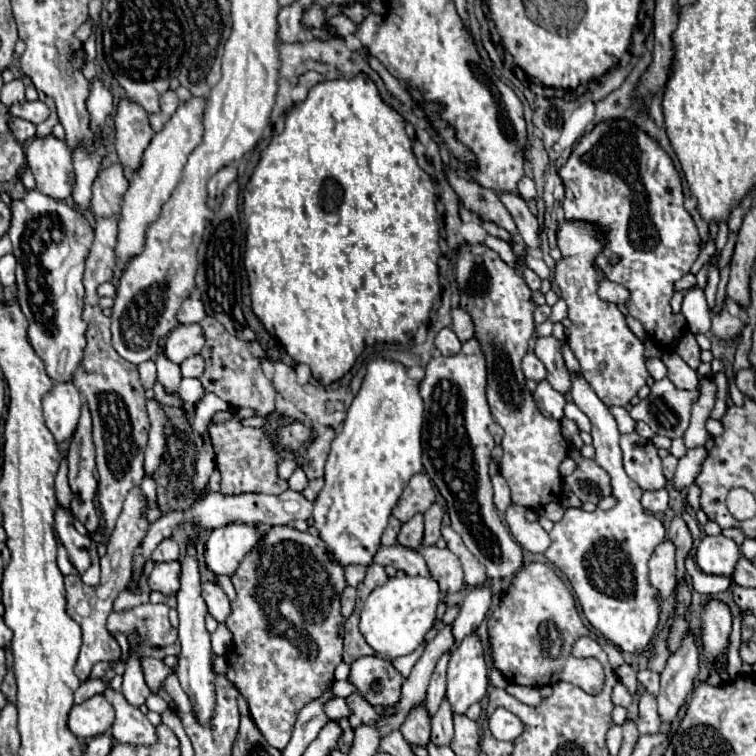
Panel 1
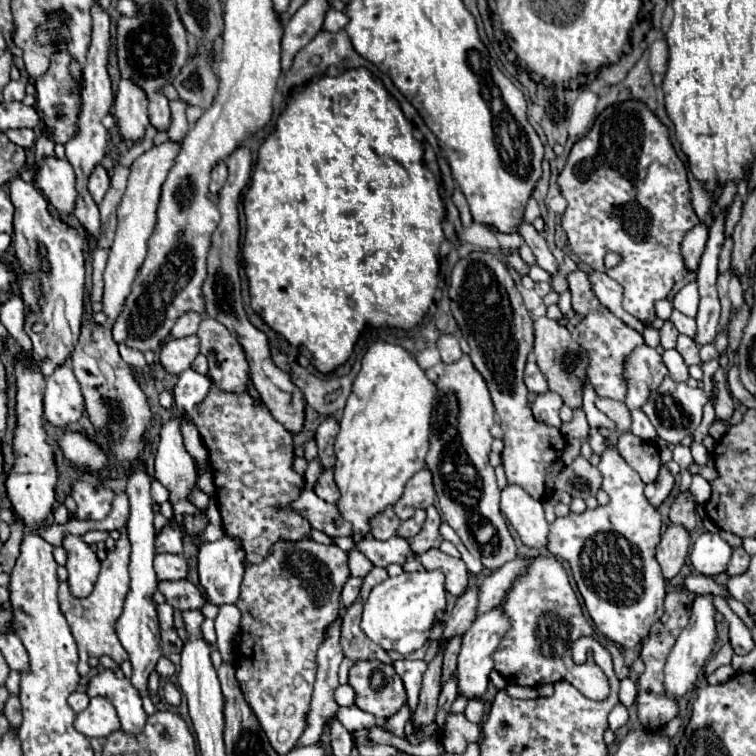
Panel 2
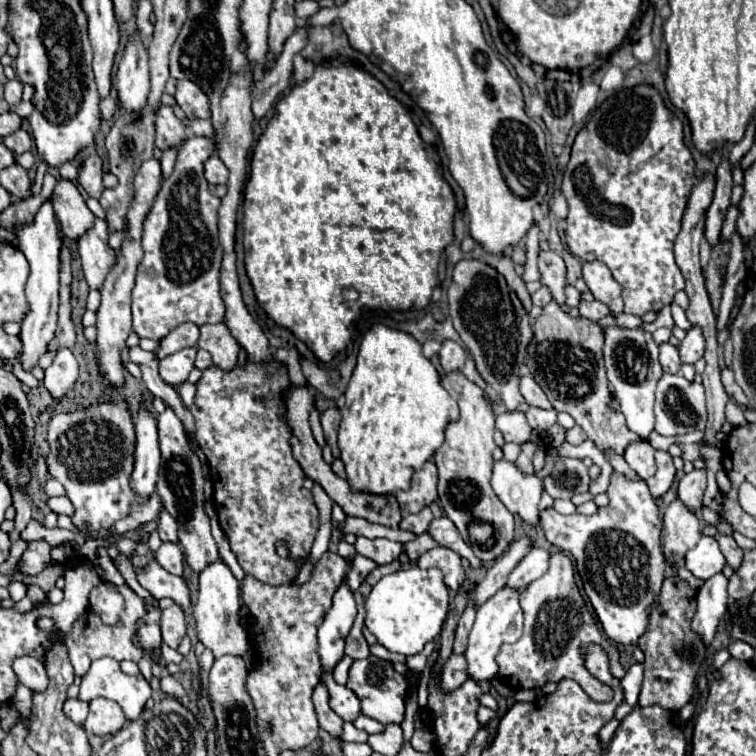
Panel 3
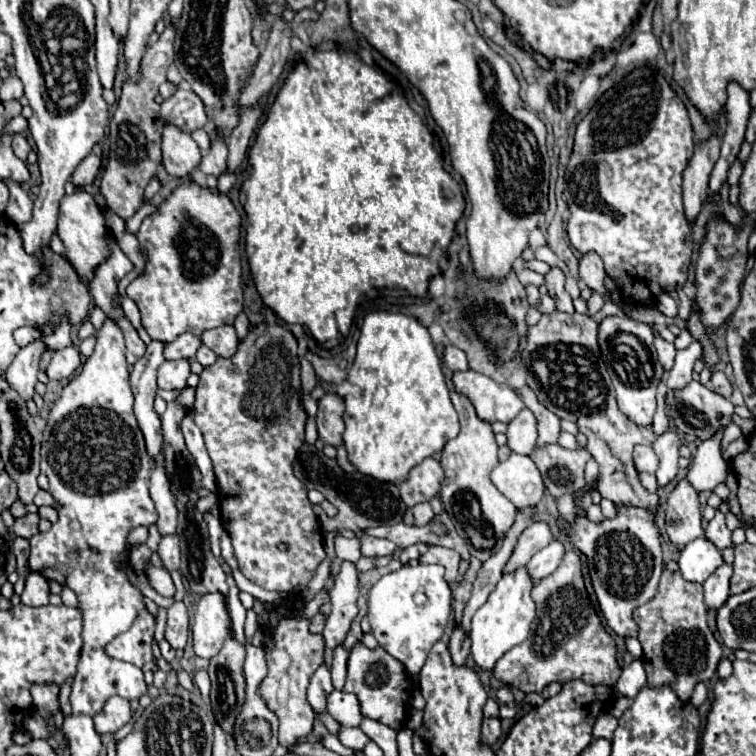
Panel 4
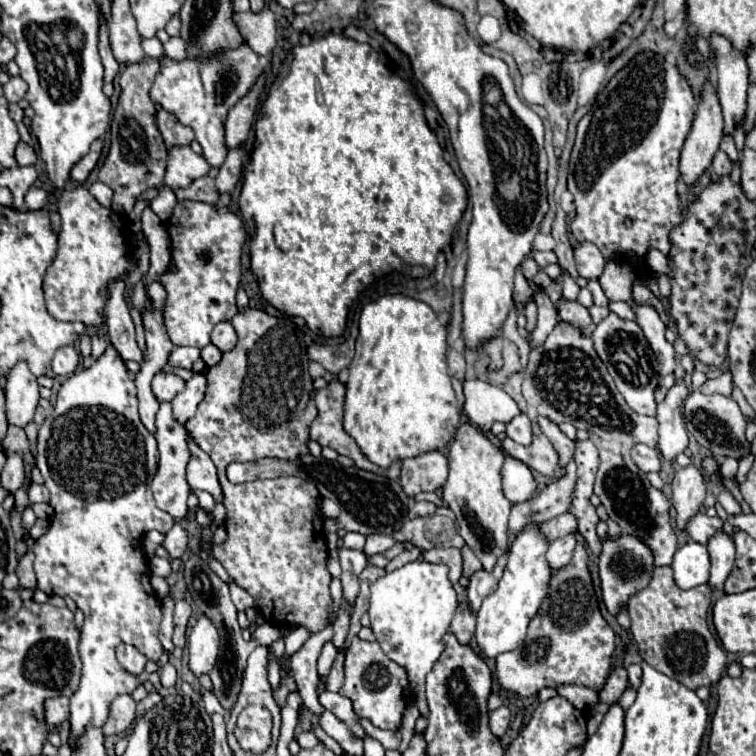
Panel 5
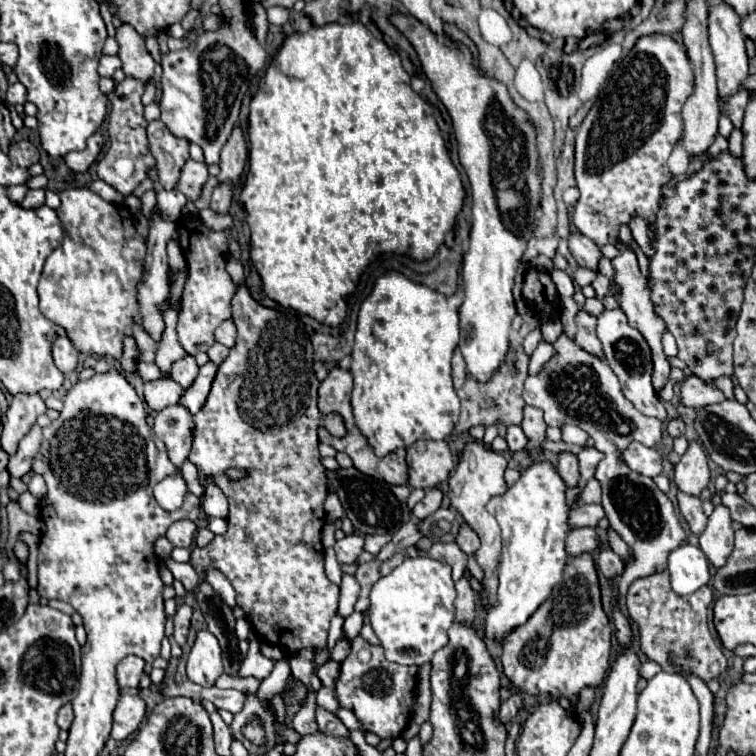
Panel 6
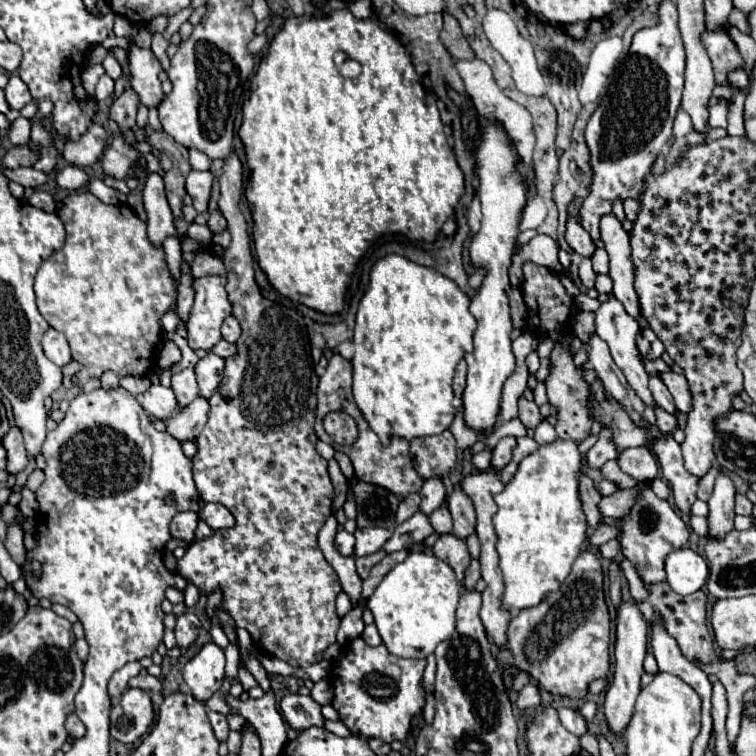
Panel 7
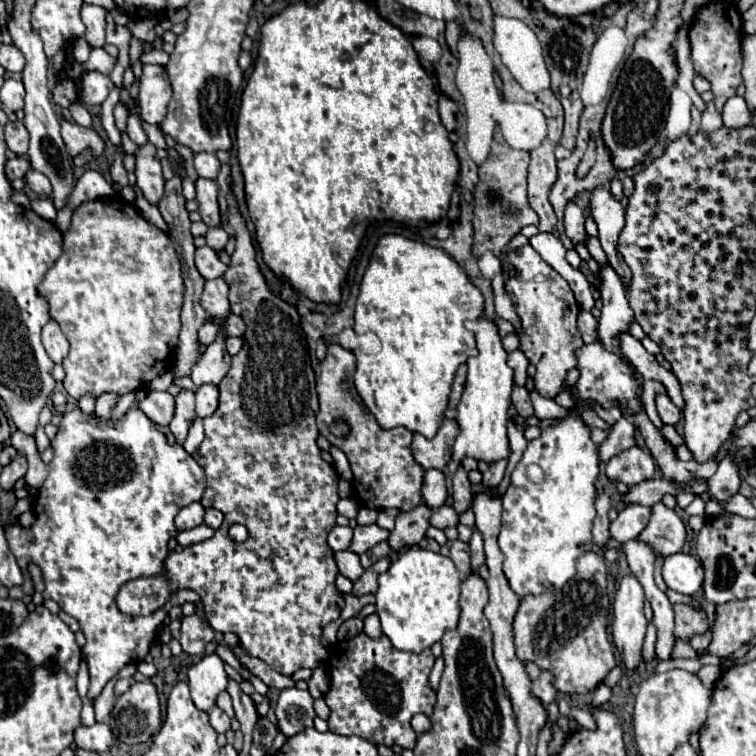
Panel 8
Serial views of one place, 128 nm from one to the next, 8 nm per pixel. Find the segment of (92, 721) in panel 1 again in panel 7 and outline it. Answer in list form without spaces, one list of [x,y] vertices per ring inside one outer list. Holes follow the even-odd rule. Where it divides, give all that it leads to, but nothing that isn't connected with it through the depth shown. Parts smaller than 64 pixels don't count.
[[[128,688],[120,702],[112,706],[110,736],[118,742],[138,742],[154,724],[154,708],[150,694],[142,688]]]

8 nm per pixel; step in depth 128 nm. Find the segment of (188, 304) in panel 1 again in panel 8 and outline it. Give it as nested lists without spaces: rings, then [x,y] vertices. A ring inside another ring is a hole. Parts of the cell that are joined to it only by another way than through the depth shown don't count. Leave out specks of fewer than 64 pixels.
[[[184,390],[176,396],[176,414],[170,422],[170,432],[174,434],[176,438],[176,444],[182,446],[186,436],[188,436],[188,428],[192,426],[196,418],[196,412],[194,412],[194,394],[190,390]]]

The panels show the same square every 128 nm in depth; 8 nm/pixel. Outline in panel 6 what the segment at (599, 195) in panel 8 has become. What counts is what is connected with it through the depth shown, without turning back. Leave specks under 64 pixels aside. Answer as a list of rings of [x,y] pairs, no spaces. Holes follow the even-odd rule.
[[[616,242],[616,248],[620,254],[616,258],[612,258],[612,266],[614,266],[614,284],[618,288],[618,304],[620,304],[622,312],[628,316],[630,326],[640,330],[640,334],[646,338],[646,342],[652,350],[652,362],[654,362],[652,386],[656,392],[660,392],[668,380],[668,374],[670,374],[670,364],[666,360],[666,354],[662,352],[662,342],[660,342],[666,328],[664,328],[662,320],[658,320],[658,316],[654,316],[654,304],[650,304],[650,290],[646,288],[646,278],[638,268],[636,254],[628,246],[624,246],[622,242]]]

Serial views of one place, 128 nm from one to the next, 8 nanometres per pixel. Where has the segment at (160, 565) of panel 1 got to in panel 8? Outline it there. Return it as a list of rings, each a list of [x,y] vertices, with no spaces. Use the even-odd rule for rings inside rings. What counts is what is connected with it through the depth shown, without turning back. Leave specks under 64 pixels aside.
[[[192,502],[190,506],[182,508],[176,516],[176,528],[182,532],[182,530],[190,530],[190,528],[196,528],[204,522],[204,506],[200,502]]]

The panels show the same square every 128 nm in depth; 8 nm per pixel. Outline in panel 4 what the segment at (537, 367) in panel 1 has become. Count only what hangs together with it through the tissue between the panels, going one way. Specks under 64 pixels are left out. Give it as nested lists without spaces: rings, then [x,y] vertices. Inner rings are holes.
[[[520,388],[520,398],[524,400],[526,408],[532,410],[536,422],[538,422],[538,442],[536,444],[556,444],[560,436],[560,418],[554,416],[550,410],[542,408],[538,400],[534,400],[534,392],[530,388]]]

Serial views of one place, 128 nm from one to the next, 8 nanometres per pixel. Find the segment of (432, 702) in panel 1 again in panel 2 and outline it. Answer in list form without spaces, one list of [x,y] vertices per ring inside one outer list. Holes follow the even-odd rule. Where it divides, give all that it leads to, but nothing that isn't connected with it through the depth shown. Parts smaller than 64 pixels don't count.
[[[454,636],[448,642],[446,656],[444,656],[444,666],[442,666],[442,682],[446,682],[456,670],[456,658],[458,658],[458,652],[460,652],[460,644],[462,644],[462,636]]]

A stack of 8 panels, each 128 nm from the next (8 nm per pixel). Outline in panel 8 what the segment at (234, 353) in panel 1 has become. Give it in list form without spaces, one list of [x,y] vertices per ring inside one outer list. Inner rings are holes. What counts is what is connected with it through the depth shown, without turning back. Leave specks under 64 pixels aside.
[[[230,314],[230,316],[228,316],[228,326],[226,326],[228,336],[242,336],[244,330],[246,330],[244,320],[242,320],[240,316],[236,316],[236,314]]]

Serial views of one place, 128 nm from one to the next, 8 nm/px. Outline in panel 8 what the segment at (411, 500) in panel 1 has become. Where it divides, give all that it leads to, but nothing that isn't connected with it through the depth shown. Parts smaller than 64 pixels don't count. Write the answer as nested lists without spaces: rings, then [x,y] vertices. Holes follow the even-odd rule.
[[[444,418],[442,426],[438,428],[438,434],[432,440],[424,438],[422,434],[414,434],[414,440],[412,440],[414,460],[424,470],[428,470],[428,468],[444,470],[452,458],[452,446],[458,436],[458,430],[460,428],[454,418]]]

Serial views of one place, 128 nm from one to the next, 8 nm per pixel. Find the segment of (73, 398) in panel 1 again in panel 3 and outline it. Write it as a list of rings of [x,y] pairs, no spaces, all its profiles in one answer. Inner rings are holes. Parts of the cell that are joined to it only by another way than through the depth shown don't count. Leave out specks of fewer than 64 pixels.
[[[60,348],[52,364],[46,368],[44,386],[54,400],[60,400],[78,378],[78,360],[68,348]]]

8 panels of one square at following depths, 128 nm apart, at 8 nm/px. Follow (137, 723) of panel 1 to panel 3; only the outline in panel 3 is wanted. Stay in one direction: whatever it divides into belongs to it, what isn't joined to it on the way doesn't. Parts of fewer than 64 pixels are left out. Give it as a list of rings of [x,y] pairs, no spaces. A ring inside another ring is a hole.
[[[100,658],[82,676],[78,700],[94,700],[98,696],[118,702],[126,718],[136,720],[152,696],[152,688],[143,677],[122,674],[120,664],[112,662],[112,658]]]

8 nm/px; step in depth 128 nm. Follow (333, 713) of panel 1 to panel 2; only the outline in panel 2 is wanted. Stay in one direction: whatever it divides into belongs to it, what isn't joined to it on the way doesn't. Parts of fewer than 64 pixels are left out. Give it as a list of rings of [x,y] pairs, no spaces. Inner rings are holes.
[[[338,708],[338,720],[342,720],[342,724],[350,730],[362,730],[362,728],[374,728],[376,726],[376,718],[370,716],[368,712],[362,712],[360,708]]]

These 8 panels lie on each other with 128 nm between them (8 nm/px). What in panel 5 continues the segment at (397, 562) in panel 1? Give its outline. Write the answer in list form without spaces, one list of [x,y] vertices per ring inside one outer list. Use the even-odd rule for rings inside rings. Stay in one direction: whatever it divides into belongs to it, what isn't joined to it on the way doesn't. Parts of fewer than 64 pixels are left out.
[[[370,534],[370,536],[366,536],[364,554],[366,556],[382,554],[382,552],[386,552],[392,546],[394,546],[394,538],[392,536],[386,536],[386,534]]]

